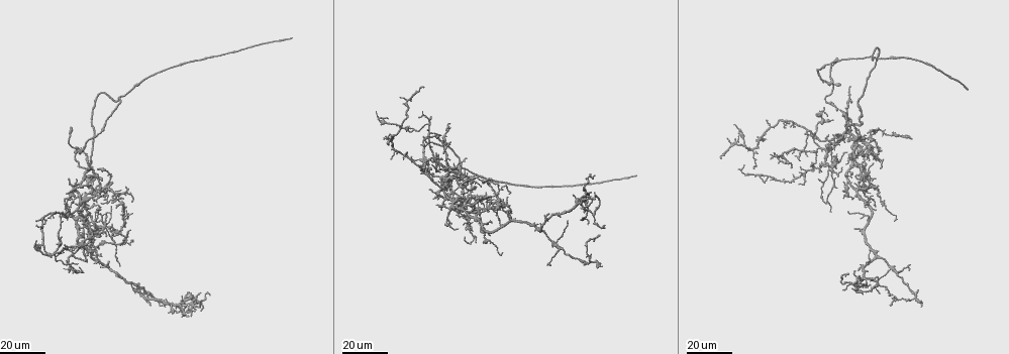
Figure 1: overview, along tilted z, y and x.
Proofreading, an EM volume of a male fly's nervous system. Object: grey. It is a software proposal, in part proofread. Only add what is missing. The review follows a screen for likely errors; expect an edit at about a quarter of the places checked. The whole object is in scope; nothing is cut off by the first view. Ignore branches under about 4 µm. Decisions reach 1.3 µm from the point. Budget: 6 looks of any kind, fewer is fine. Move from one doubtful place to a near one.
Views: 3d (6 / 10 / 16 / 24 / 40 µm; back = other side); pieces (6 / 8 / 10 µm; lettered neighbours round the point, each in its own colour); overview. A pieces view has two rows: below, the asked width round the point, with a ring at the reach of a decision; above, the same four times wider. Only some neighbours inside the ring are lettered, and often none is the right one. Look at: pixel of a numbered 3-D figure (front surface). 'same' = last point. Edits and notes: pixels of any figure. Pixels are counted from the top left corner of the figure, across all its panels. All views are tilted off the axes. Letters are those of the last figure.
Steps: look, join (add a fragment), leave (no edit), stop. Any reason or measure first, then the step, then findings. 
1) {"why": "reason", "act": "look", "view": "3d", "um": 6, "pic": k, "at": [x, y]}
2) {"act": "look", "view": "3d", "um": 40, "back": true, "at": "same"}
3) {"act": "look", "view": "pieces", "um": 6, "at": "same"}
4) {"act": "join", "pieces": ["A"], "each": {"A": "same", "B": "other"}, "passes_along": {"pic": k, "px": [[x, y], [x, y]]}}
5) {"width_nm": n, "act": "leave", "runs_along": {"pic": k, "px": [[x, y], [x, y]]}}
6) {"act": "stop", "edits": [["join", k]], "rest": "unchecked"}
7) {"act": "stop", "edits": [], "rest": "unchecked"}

{"why": "free end", "act": "look", "view": "3d", "um": 40, "pic": 1, "at": [429, 190]}

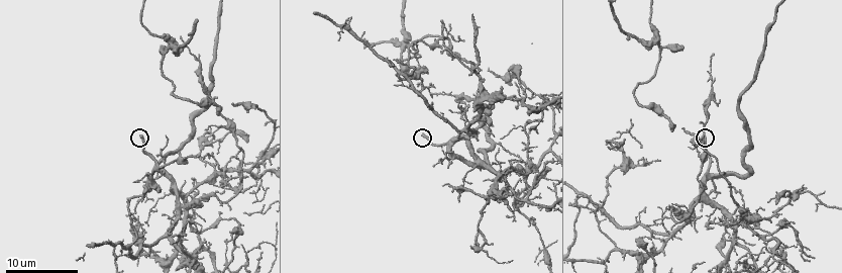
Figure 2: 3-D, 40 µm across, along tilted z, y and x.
{"why": "what lies round it", "act": "look", "view": "pieces", "um": 6, "pic": 2, "at": [422, 135]}

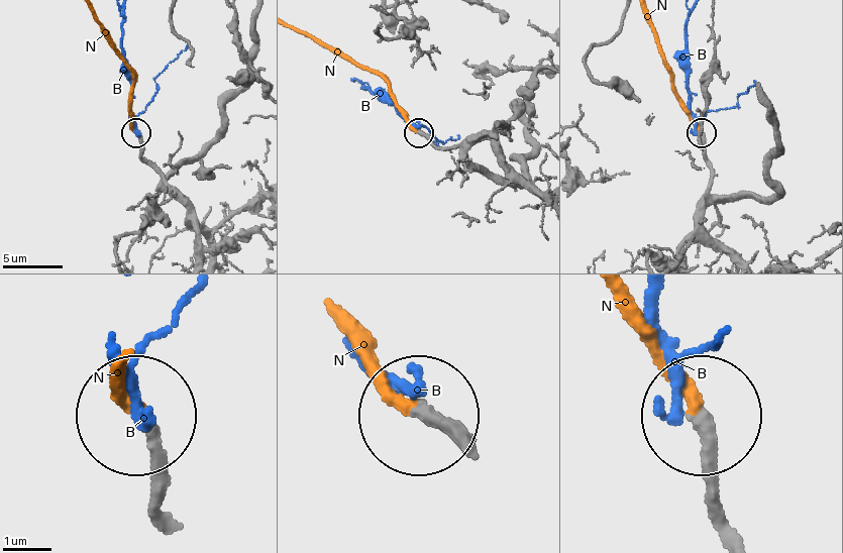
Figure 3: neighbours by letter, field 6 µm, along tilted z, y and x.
{"act": "join", "pieces": ["N"], "each": {"B": "other", "N": "same"}, "passes_along": {"pic": 3, "px": [[162, 511], [159, 433], [128, 390], [127, 363]]}, "found": "the neuron continues"}

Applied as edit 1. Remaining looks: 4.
{"act": "look", "view": "overview"}

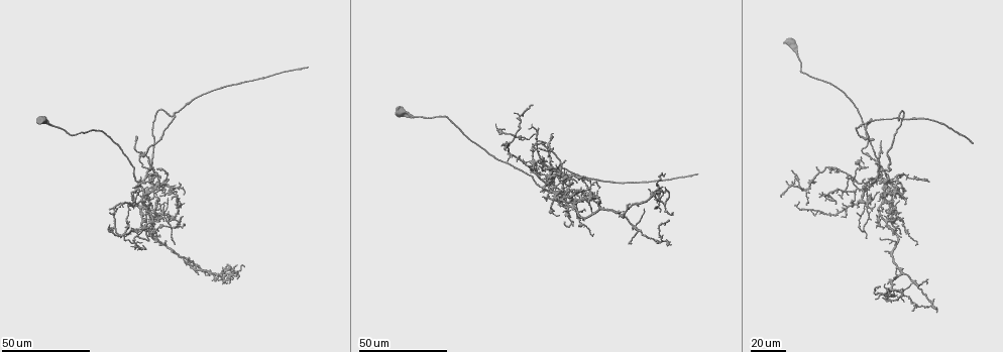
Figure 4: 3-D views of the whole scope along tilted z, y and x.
{"why": "free end", "act": "look", "view": "3d", "um": 40, "pic": 4, "at": [563, 222]}

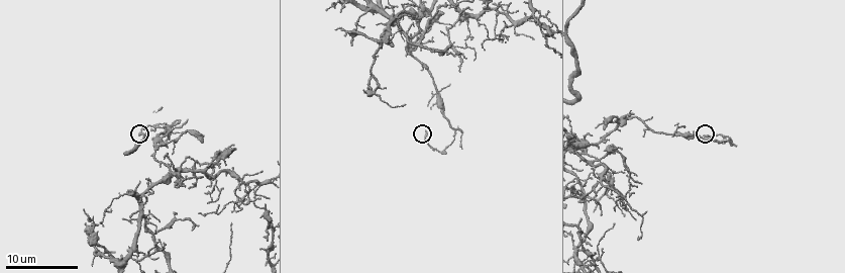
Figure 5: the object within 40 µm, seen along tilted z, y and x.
{"why": "see the neighbours", "act": "look", "view": "pieces", "um": 8, "pic": 5, "at": [424, 131]}

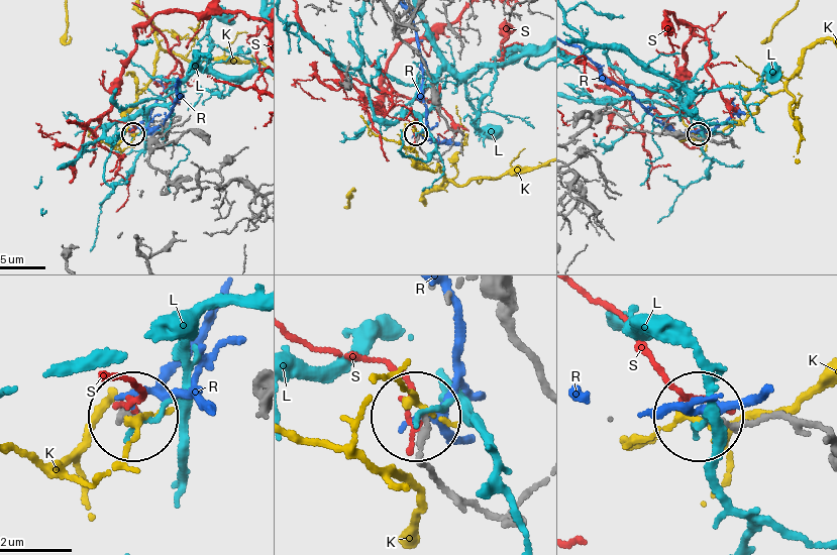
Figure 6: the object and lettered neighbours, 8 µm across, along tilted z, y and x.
{"act": "leave", "each": {"K": "other", "L": "other", "R": "other", "S": "other"}, "found": "none of them fits"}

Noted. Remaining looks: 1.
{"act": "stop", "edits": [["join", 3]], "rest": "unchecked"}

